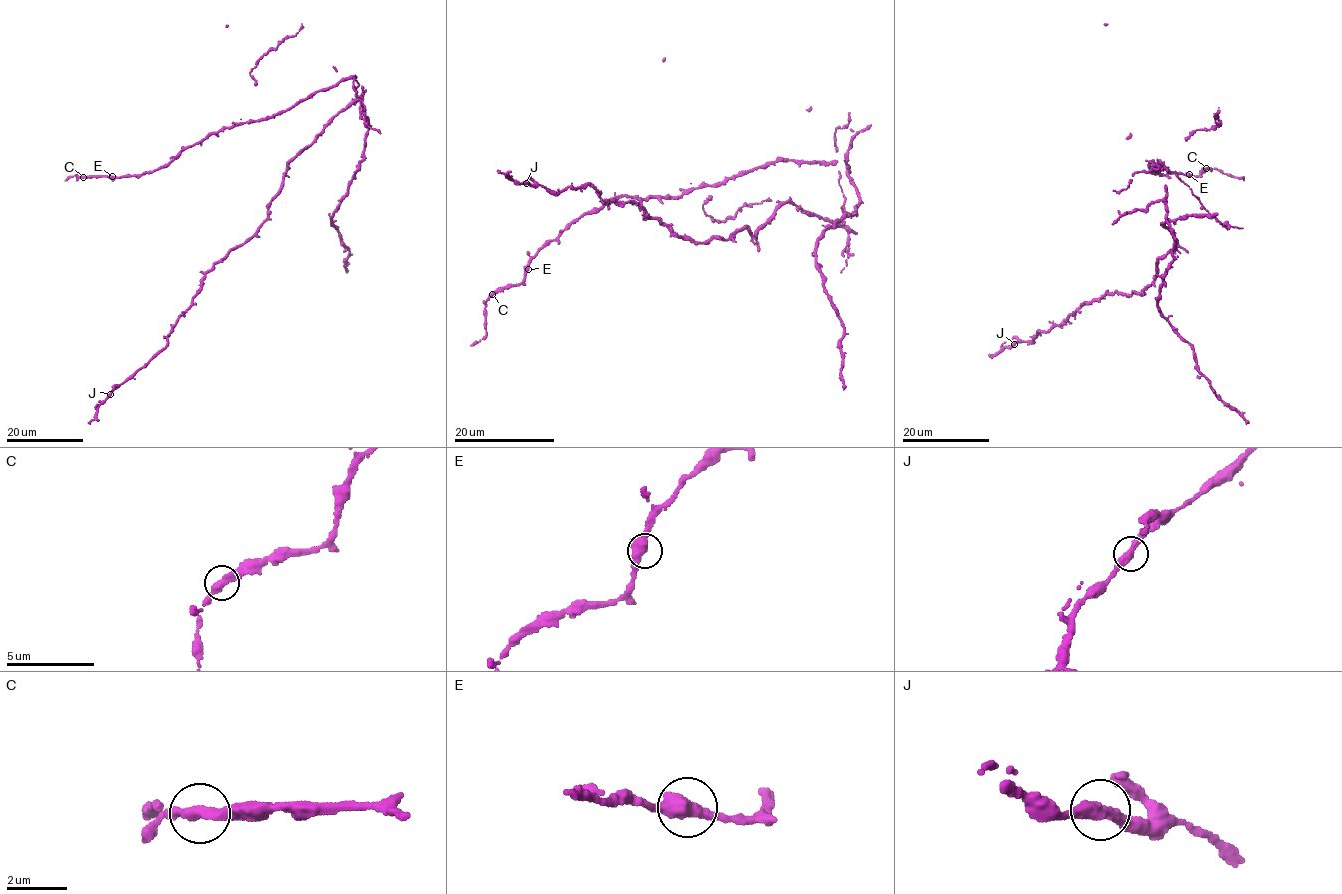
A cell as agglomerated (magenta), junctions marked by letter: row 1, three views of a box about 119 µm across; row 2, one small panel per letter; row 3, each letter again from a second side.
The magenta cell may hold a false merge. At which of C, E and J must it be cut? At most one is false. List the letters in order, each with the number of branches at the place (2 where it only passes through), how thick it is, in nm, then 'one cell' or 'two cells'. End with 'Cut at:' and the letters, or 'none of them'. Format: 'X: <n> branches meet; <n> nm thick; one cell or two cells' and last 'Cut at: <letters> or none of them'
C: 2 branches meet; 360 nm thick; one cell
E: 2 branches meet; 440 nm thick; one cell
J: 2 branches meet; 380 nm thick; one cell
Cut at: none of them

